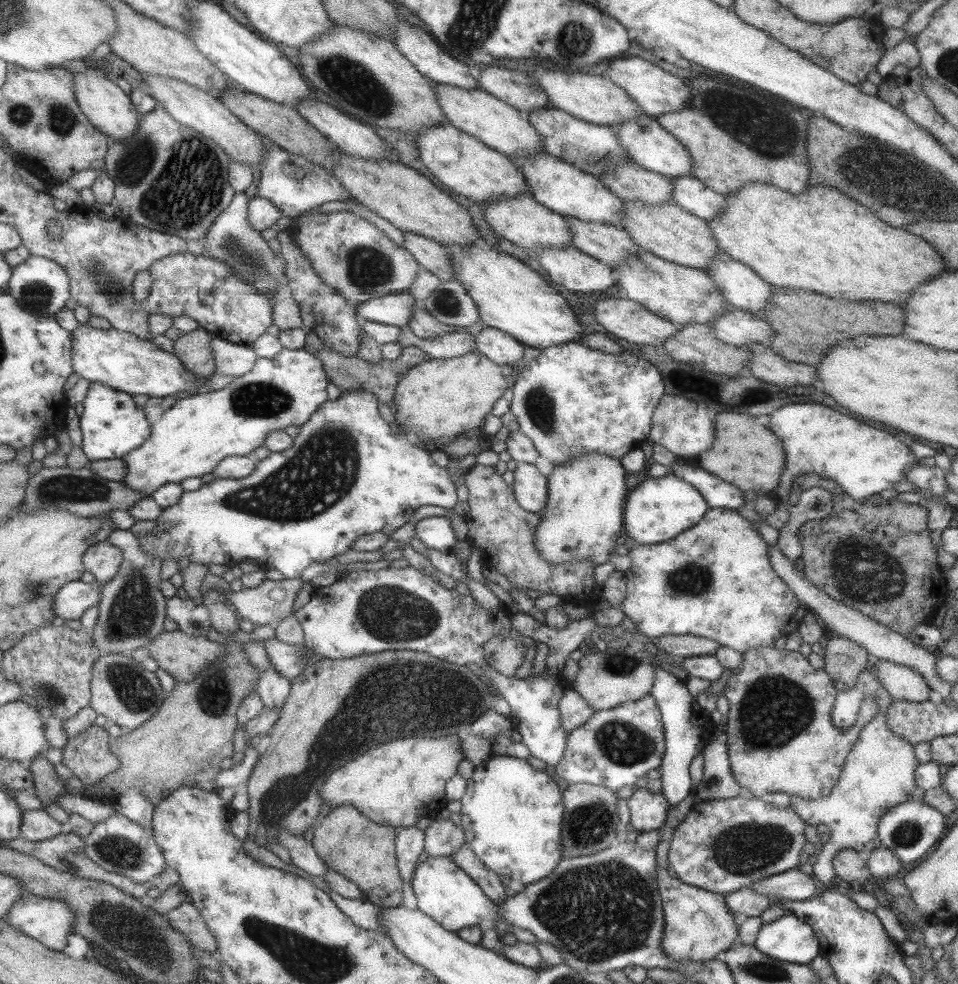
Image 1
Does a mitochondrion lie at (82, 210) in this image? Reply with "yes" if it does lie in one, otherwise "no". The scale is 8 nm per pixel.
no

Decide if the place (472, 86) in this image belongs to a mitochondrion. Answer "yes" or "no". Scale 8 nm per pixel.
no

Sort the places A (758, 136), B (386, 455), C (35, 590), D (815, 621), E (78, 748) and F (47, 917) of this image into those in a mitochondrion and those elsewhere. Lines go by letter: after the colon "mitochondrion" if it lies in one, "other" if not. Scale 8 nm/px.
A: mitochondrion
B: other
C: mitochondrion
D: other
E: other
F: other

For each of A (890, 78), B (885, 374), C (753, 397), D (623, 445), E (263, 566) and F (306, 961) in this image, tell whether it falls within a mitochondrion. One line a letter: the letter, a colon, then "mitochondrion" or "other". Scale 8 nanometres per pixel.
A: other
B: other
C: other
D: other
E: other
F: mitochondrion

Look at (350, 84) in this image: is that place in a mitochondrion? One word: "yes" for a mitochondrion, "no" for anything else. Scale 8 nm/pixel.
yes

